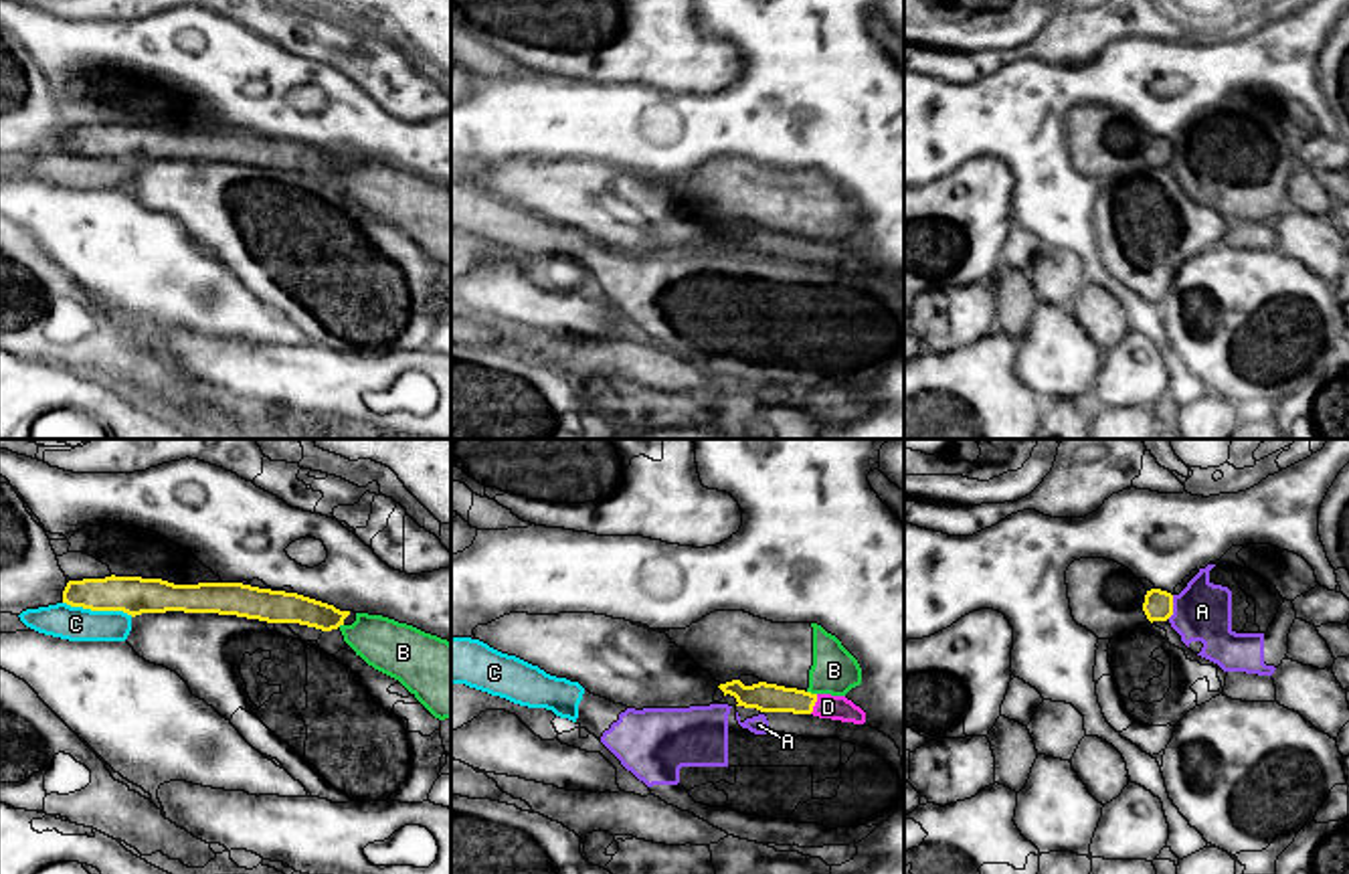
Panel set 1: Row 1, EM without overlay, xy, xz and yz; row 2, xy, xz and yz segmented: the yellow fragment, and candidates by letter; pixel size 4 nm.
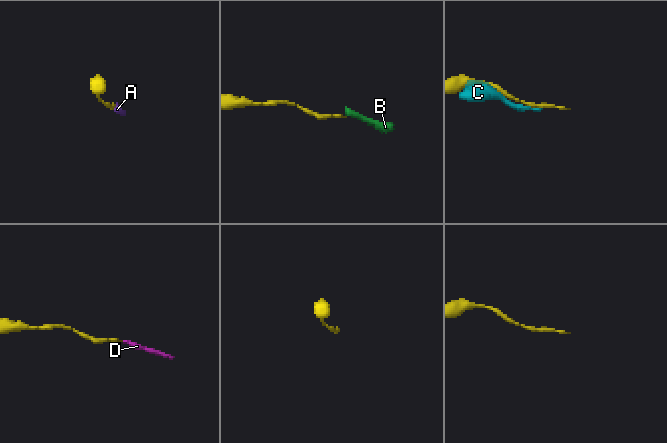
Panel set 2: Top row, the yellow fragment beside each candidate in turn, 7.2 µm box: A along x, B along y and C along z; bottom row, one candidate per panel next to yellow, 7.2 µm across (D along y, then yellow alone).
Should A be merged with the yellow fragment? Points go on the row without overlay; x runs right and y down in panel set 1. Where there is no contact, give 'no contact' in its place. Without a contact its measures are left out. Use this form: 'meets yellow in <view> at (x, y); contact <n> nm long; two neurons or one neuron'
meets yellow in yz at (1172, 154); contact 100 nm long; two neurons

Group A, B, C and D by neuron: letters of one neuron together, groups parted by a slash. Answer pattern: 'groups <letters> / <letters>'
groups A C / B / D

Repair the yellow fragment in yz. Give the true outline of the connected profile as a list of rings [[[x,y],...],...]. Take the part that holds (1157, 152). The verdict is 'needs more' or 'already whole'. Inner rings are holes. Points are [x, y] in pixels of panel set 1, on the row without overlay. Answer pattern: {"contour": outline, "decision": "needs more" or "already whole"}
{"contour": [[[1161,136],[1147,138],[1143,158],[1151,170],[1167,168],[1173,162],[1173,142]]], "decision": "already whole"}

